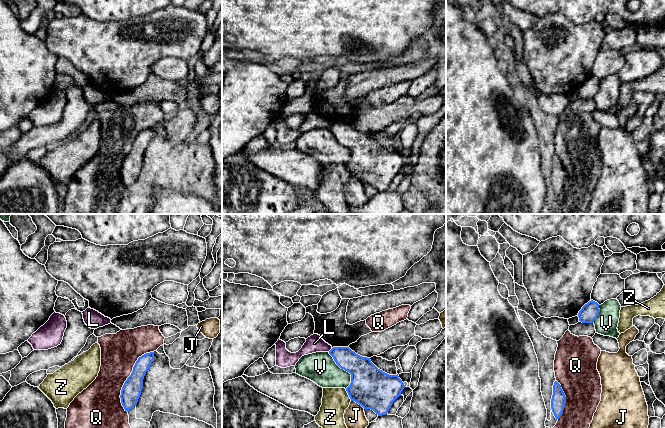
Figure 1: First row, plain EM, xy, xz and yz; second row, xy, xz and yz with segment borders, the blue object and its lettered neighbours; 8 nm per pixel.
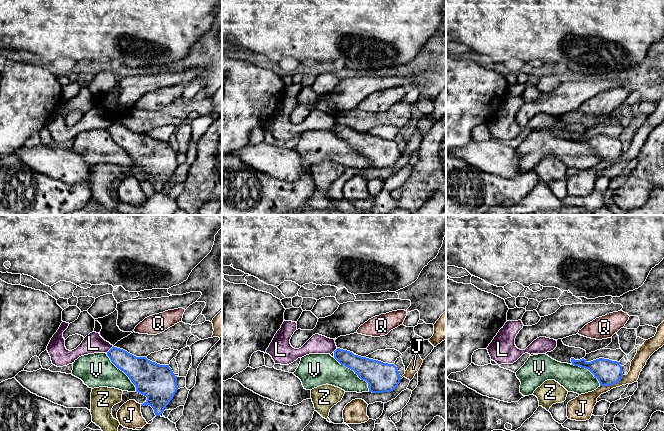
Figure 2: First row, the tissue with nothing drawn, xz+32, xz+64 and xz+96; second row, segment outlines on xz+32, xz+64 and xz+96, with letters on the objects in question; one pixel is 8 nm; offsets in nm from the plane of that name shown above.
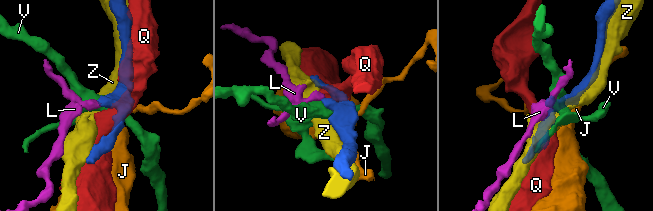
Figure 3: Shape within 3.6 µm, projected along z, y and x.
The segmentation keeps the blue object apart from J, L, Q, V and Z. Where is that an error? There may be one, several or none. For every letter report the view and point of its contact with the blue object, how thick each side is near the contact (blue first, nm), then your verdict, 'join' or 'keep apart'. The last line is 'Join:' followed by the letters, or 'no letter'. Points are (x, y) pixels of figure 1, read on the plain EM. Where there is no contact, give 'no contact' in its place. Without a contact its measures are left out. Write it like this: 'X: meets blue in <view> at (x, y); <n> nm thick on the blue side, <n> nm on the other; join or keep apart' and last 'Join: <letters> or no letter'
J: meets blue in xz at (358, 179); 320 nm thick on the blue side, 170 nm on the other; keep apart
L: meets blue in xz at (331, 125); 170 nm thick on the blue side, 140 nm on the other; keep apart
Q: meets blue in xy at (127, 154); 160 nm thick on the blue side, 300 nm on the other; keep apart
V: meets blue in xz at (345, 146); 320 nm thick on the blue side, 260 nm on the other; keep apart
Z: meets blue in xz at (348, 170); 320 nm thick on the blue side, 220 nm on the other; keep apart
Join: no letter

